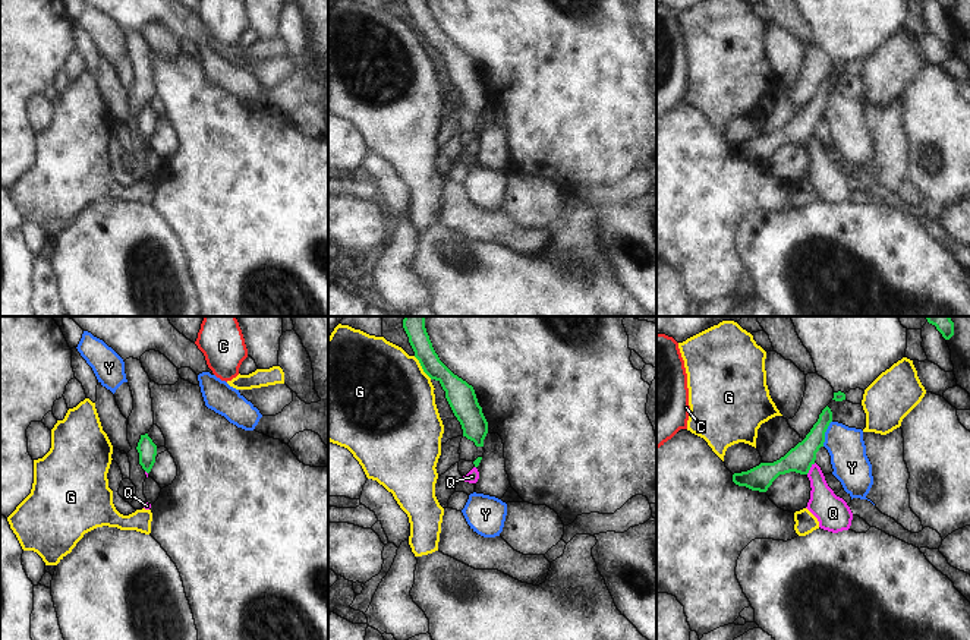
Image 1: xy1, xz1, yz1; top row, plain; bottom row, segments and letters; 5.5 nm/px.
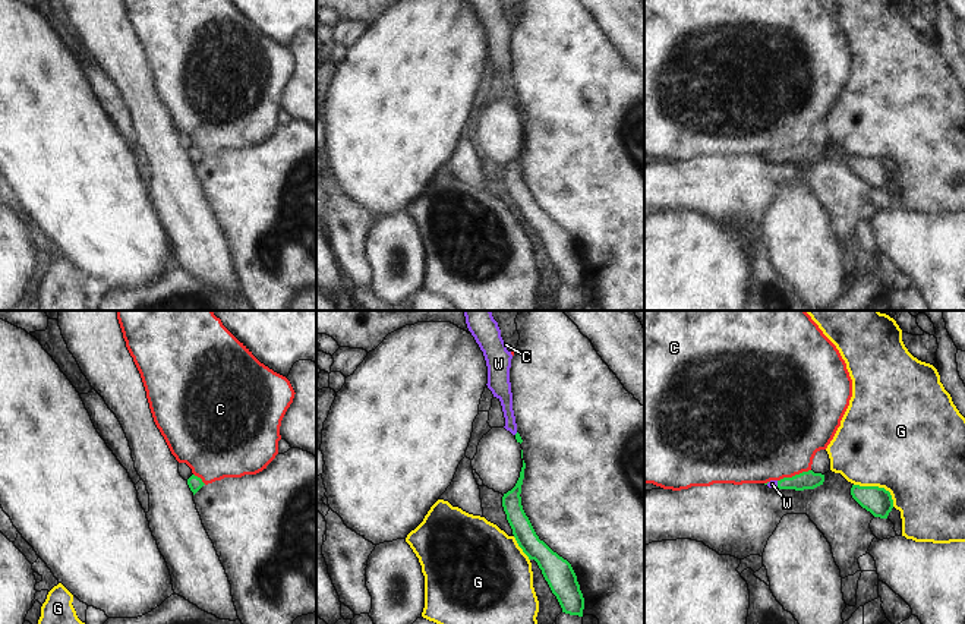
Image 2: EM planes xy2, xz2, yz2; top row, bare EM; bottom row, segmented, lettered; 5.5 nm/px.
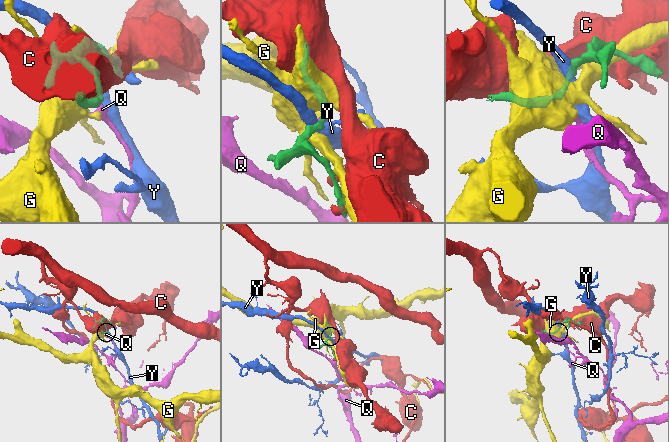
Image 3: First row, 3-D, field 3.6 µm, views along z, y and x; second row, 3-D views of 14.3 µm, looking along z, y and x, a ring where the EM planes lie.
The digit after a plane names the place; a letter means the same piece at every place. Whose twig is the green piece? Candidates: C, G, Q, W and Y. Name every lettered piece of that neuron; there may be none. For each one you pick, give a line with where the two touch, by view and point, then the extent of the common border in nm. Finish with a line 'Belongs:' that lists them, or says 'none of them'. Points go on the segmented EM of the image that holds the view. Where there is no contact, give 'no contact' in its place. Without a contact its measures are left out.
W: contact yz2 (778, 485); length 50 nm
Belongs: W

